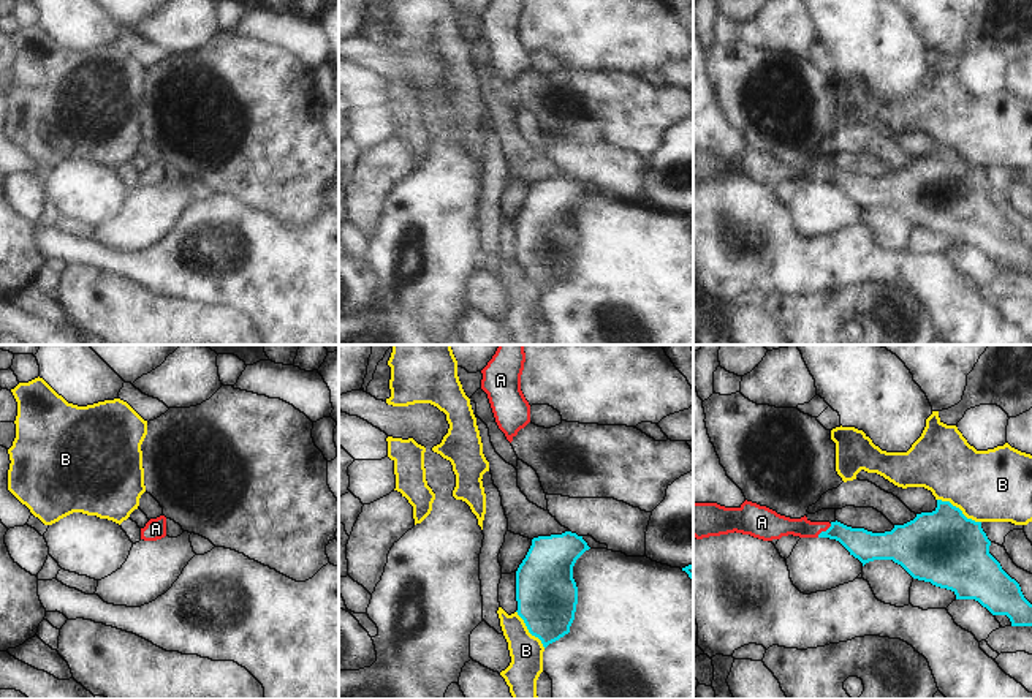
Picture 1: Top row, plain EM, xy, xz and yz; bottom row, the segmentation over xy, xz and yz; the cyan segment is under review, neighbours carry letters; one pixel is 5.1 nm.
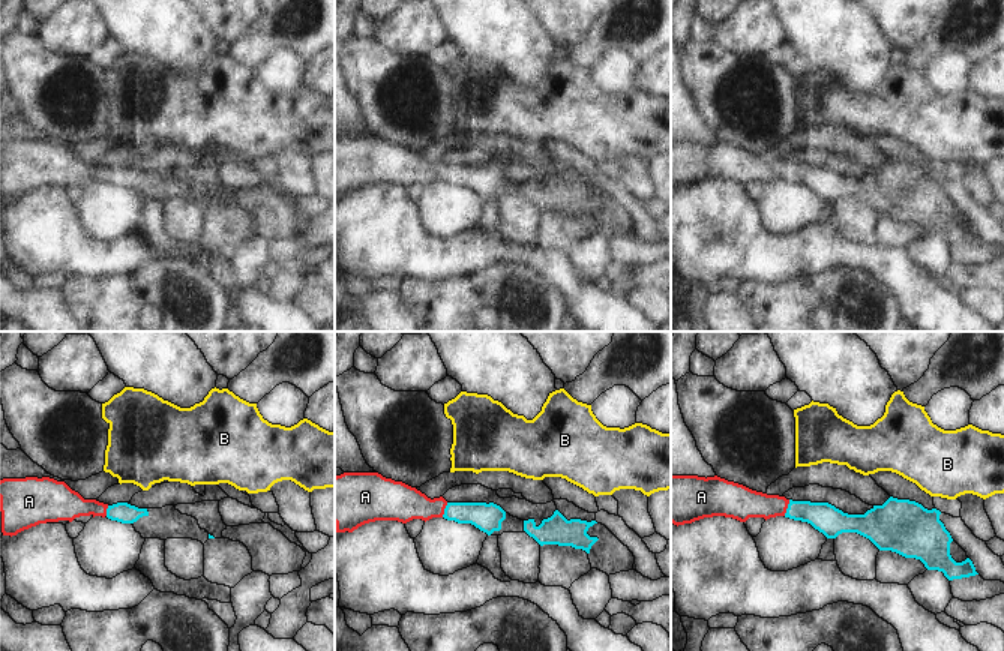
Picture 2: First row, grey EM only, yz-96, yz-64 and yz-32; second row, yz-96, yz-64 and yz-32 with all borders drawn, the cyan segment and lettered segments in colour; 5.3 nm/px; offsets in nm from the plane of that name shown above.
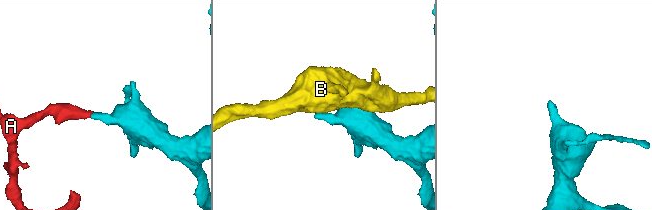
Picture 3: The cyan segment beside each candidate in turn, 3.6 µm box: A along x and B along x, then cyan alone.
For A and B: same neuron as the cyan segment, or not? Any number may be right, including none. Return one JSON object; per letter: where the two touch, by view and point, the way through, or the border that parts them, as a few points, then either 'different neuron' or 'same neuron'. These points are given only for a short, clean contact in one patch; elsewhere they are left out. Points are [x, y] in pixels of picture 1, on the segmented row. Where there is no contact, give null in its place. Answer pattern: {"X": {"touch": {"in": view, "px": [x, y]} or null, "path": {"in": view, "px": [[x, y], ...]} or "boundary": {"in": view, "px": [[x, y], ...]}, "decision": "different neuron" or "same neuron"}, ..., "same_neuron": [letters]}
{"A": {"touch": {"in": "yz", "px": [823, 532]}, "path": {"in": "yz", "px": [[866, 546], [839, 532], [823, 532], [801, 527], [774, 527]]}, "decision": "same neuron"}, "B": {"touch": {"in": "yz", "px": [959, 510]}, "boundary": {"in": "yz", "px": [[937, 498], [948, 500], [967, 517], [980, 522]]}, "decision": "different neuron"}, "same_neuron": ["A"]}

